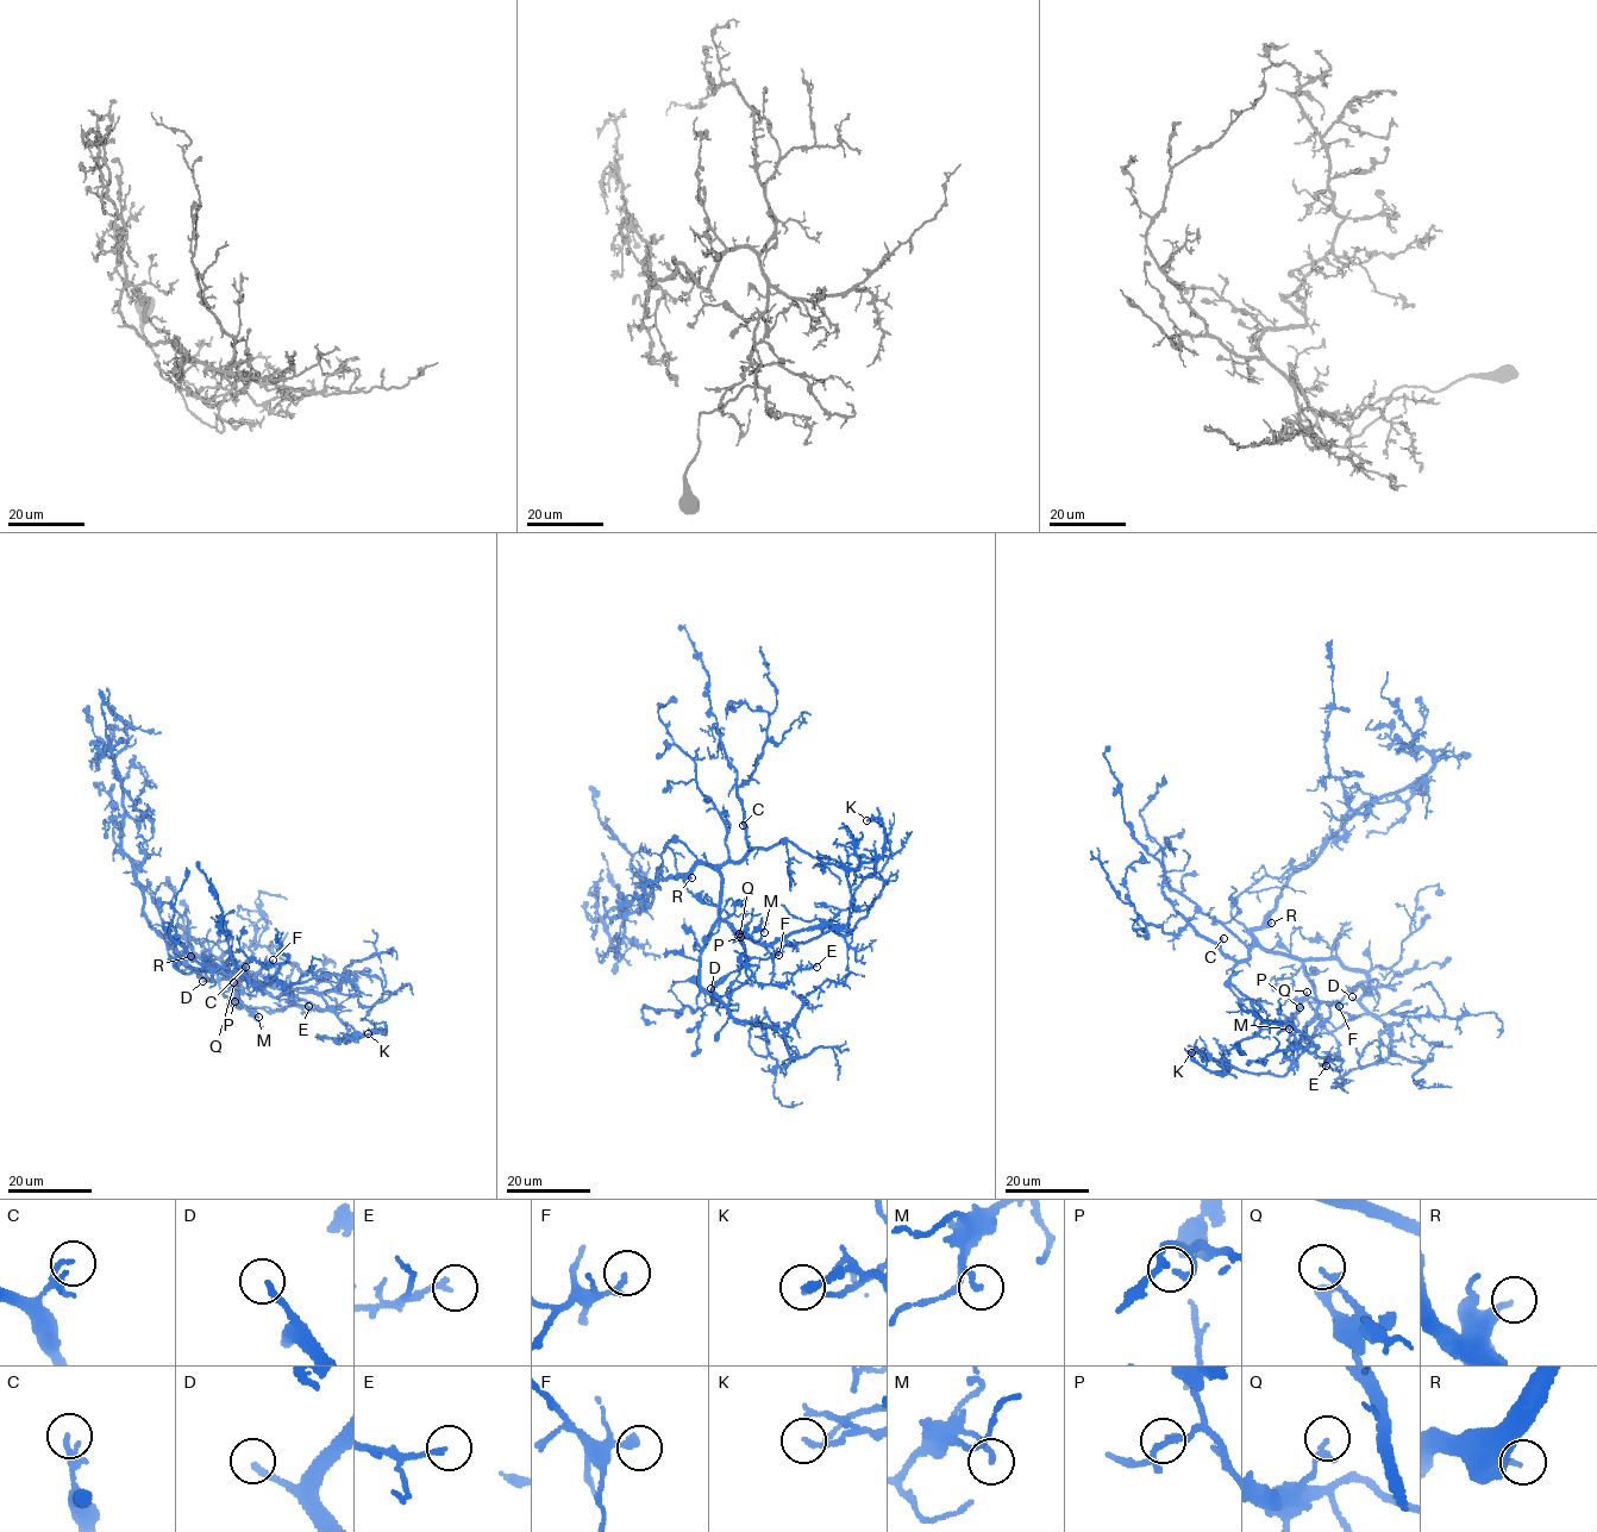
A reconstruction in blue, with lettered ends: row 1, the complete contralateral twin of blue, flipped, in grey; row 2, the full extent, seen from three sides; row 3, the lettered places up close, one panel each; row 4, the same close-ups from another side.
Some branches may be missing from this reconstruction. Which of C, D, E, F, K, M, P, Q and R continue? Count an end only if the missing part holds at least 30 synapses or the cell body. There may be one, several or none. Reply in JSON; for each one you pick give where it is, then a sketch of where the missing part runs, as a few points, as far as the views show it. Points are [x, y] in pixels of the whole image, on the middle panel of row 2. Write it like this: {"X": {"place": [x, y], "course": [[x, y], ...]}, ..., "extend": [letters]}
{"D": {"place": [711, 988], "course": [[711, 988], [681, 990], [646, 1015], [643, 1054]]}, "extend": ["D"]}

